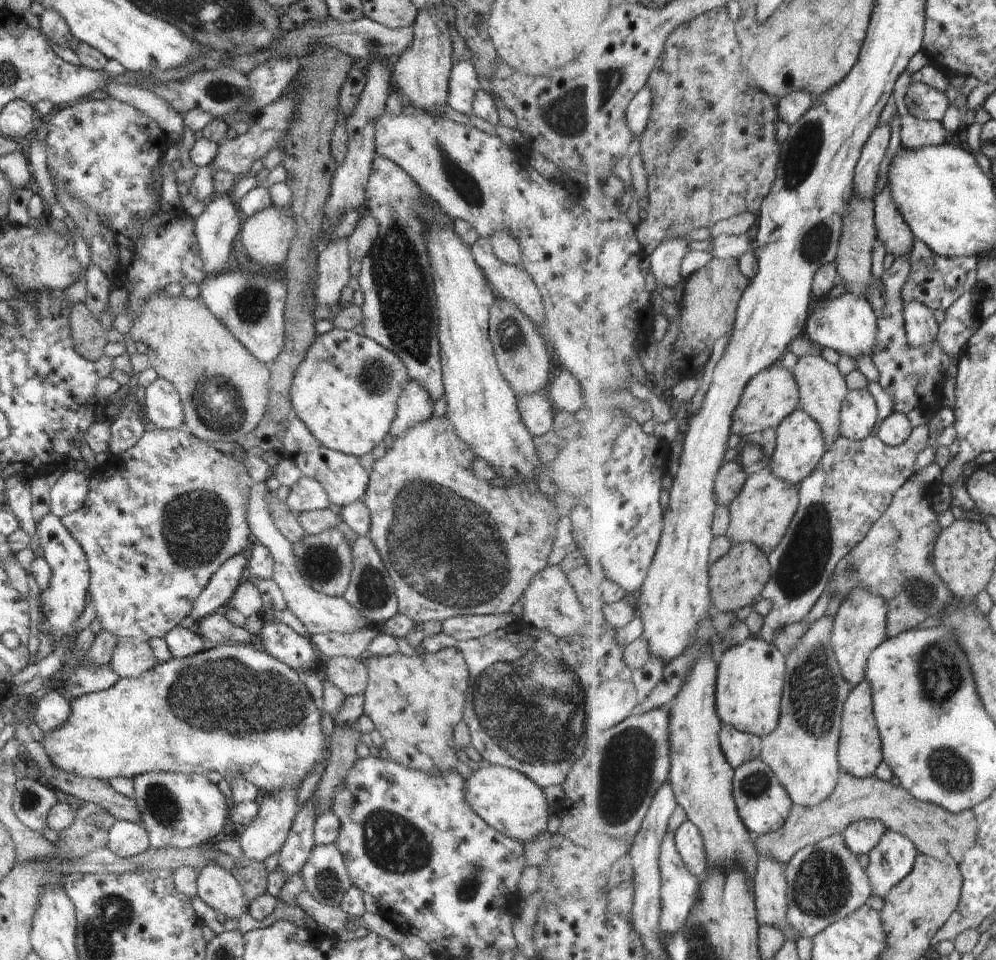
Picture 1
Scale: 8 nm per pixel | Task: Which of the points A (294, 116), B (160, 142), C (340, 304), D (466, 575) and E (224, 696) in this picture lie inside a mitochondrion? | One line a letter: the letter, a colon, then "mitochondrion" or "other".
A: other
B: other
C: other
D: mitochondrion
E: mitochondrion

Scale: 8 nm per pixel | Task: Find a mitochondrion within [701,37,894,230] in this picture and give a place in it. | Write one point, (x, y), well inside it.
(800, 156)

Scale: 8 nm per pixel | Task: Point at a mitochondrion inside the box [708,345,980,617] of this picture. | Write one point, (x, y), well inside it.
(800, 567)

